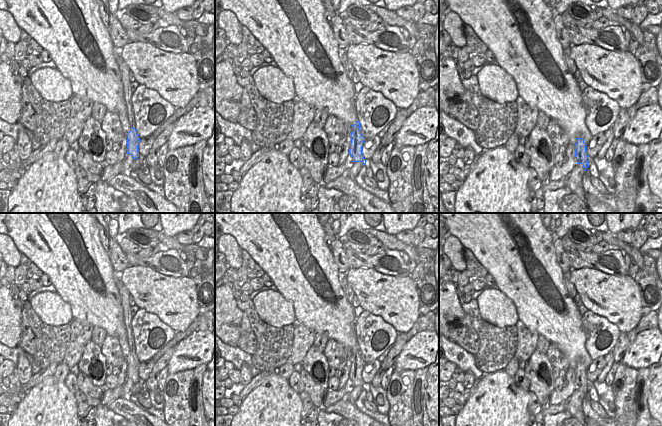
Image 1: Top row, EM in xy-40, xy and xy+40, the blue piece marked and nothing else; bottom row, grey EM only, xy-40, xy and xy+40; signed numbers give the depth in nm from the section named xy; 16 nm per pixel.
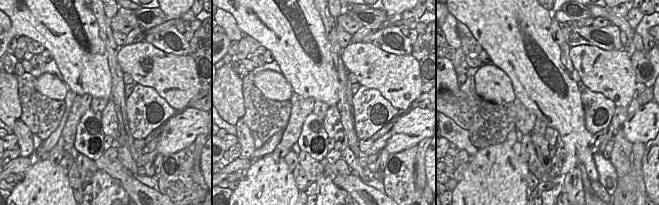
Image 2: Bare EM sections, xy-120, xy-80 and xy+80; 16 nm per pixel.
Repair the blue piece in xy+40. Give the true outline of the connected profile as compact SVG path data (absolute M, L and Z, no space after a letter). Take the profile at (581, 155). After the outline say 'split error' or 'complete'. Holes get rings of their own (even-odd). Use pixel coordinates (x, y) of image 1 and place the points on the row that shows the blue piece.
M577 138L576 143L574 145L575 157L577 164L582 164L584 170L588 168L589 157L586 152L586 144L582 138Z; complete

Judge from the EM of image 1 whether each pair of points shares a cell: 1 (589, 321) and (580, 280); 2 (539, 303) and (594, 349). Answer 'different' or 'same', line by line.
1: different
2: different

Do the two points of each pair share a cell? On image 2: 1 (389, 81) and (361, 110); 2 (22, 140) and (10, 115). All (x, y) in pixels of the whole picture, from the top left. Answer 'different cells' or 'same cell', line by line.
1: different cells
2: different cells

